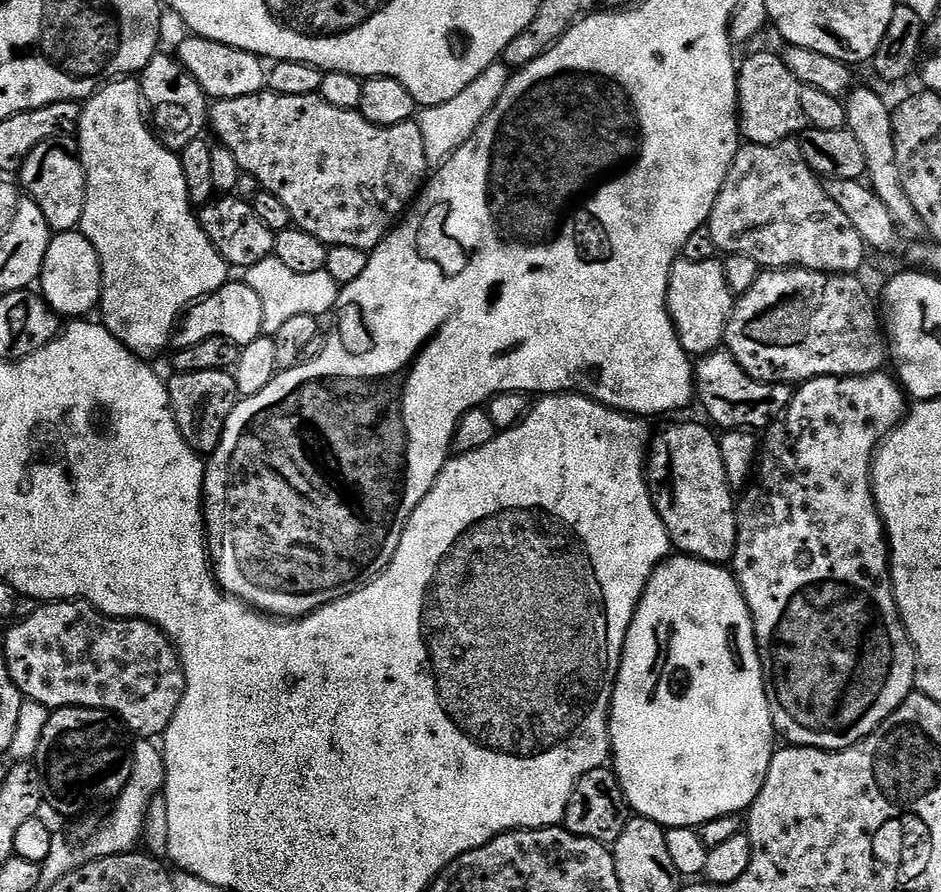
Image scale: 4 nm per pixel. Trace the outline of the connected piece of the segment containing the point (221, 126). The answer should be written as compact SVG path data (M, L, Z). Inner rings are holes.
M265 90L254 96L217 100L211 105L208 123L210 132L220 139L219 147L234 154L241 173L249 172L263 191L279 198L282 206L290 210L295 227L314 234L314 238L329 246L354 246L371 253L420 195L430 172L419 123L407 120L389 128L374 126L359 111L338 110L338 106L330 106L319 94L278 94Z

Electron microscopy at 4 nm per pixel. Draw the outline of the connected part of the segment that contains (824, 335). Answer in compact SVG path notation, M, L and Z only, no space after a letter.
M773 268L761 271L760 277L754 282L754 286L745 296L739 297L732 305L732 317L728 320L728 329L724 331L724 344L727 351L731 352L734 359L742 366L747 376L752 376L766 384L786 384L799 386L806 380L813 380L819 376L868 376L872 372L881 371L885 367L890 356L890 349L886 343L886 332L882 327L878 308L872 305L864 284L852 274L833 274L830 272L815 272L805 268Z

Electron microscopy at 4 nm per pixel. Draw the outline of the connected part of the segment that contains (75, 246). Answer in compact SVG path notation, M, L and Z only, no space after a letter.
M83 232L55 233L46 250L38 281L39 295L43 296L53 312L61 318L84 318L95 313L100 303L101 282L100 259Z

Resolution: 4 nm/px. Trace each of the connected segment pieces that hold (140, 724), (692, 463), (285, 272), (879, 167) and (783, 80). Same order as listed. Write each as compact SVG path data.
M83 600L41 603L34 614L17 619L12 626L4 636L2 651L6 654L10 678L25 700L33 700L50 710L101 708L112 713L133 737L163 737L170 726L170 718L174 718L174 710L178 710L178 702L182 702L186 678L180 655L161 628L145 620L117 620L115 616L105 616Z
M707 423L704 424L672 424L669 428L662 429L657 436L655 433L646 453L646 479L652 493L652 504L656 508L658 518L662 518L666 526L671 547L685 556L693 556L711 564L727 565L736 553L738 500L728 482L726 462L722 462L717 433Z
M276 255L267 256L258 266L250 266L243 269L242 283L250 286L254 294L262 302L262 333L263 335L275 338L278 330L288 319L298 314L324 318L324 315L331 313L336 307L336 299L340 297L341 285L330 278L326 271L318 274L294 274L283 262L278 262Z
M853 87L844 100L846 110L846 127L849 132L858 138L858 146L862 146L862 155L866 160L866 180L870 187L886 202L886 210L894 218L897 229L901 233L909 232L912 238L916 238L919 232L925 231L922 218L916 210L914 204L906 194L904 187L900 184L900 171L896 161L896 135L892 125L893 109L888 108L888 104L872 88Z
M756 52L748 56L739 65L736 74L736 99L740 117L740 135L750 144L777 144L783 140L793 139L804 131L806 121L802 114L802 85L794 74L790 74L790 66L786 66L783 55L772 52Z

